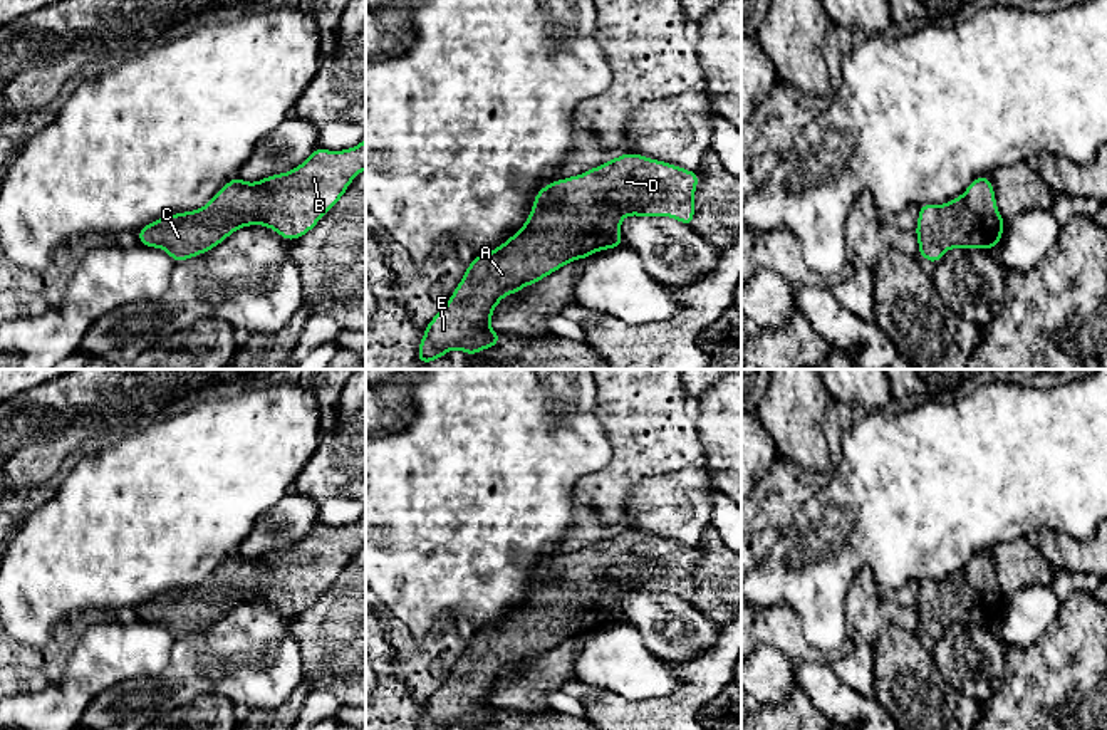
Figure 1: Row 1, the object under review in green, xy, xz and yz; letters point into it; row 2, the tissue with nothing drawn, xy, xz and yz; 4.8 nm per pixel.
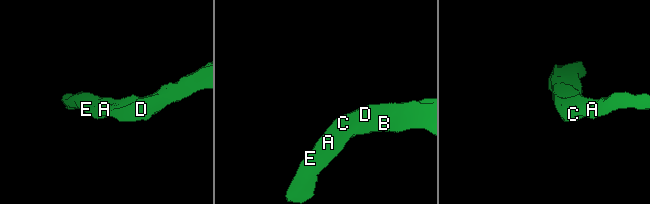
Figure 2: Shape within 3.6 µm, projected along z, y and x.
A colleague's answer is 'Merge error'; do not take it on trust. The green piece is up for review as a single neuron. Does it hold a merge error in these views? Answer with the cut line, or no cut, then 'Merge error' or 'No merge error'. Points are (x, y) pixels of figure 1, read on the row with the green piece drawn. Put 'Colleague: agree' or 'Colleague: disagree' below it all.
No split. No merge error
Colleague: disagree

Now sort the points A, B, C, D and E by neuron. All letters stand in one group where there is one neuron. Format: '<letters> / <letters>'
A B C D E

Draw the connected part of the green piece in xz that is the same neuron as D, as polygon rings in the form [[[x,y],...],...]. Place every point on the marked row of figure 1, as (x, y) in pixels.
[[[626,153],[611,158],[579,176],[547,183],[535,196],[533,208],[525,225],[498,248],[476,255],[466,267],[465,277],[451,294],[446,305],[429,321],[423,341],[418,346],[418,362],[429,364],[446,356],[451,349],[461,349],[470,357],[476,352],[493,347],[503,341],[491,327],[490,319],[498,302],[508,294],[518,294],[525,285],[537,284],[565,263],[589,258],[595,250],[622,247],[621,220],[629,215],[637,216],[671,216],[686,227],[694,222],[694,188],[699,183],[698,171],[683,169],[676,164],[646,158],[639,153]]]

